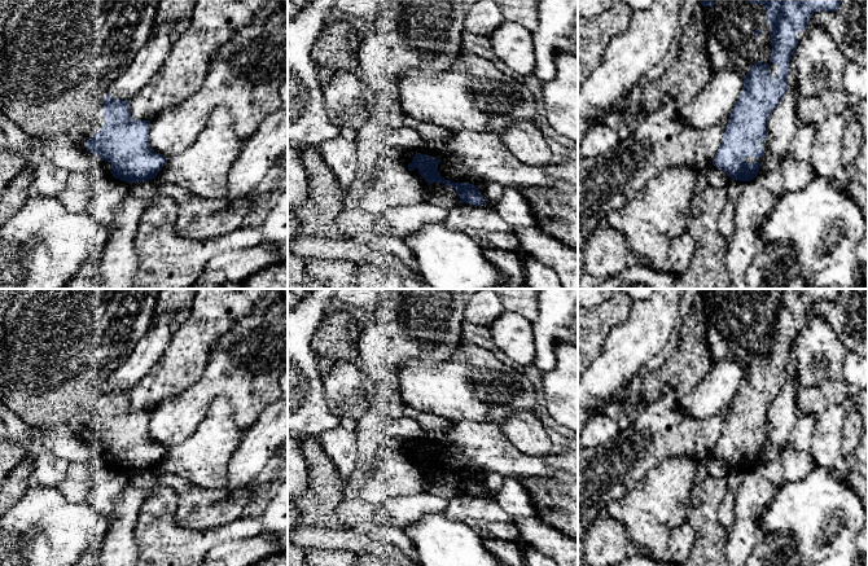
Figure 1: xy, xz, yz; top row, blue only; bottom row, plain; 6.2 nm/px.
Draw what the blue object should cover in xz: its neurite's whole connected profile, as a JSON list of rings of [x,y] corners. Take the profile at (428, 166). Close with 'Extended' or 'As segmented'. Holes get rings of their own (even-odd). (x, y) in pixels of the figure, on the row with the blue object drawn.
[[[416,152],[412,162],[407,167],[409,171],[417,168],[420,175],[426,180],[428,184],[442,183],[455,188],[457,192],[457,197],[460,198],[460,203],[469,203],[473,206],[486,203],[486,199],[477,189],[477,185],[469,183],[453,183],[442,177],[438,171],[438,164],[440,162],[442,161],[437,158]]]. As segmented

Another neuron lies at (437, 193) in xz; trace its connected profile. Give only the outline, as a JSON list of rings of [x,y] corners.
[[[442,183],[422,187],[422,199],[428,203],[446,207],[447,210],[460,205],[456,189]]]

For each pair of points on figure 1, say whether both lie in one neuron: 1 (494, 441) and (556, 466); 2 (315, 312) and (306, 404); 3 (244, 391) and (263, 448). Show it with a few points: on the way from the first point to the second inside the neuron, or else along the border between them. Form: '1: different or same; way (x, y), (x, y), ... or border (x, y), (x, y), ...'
1: same; way (509, 456), (518, 465), (540, 466)
2: same; way (301, 336), (301, 381)
3: different; border (274, 402), (246, 430)

